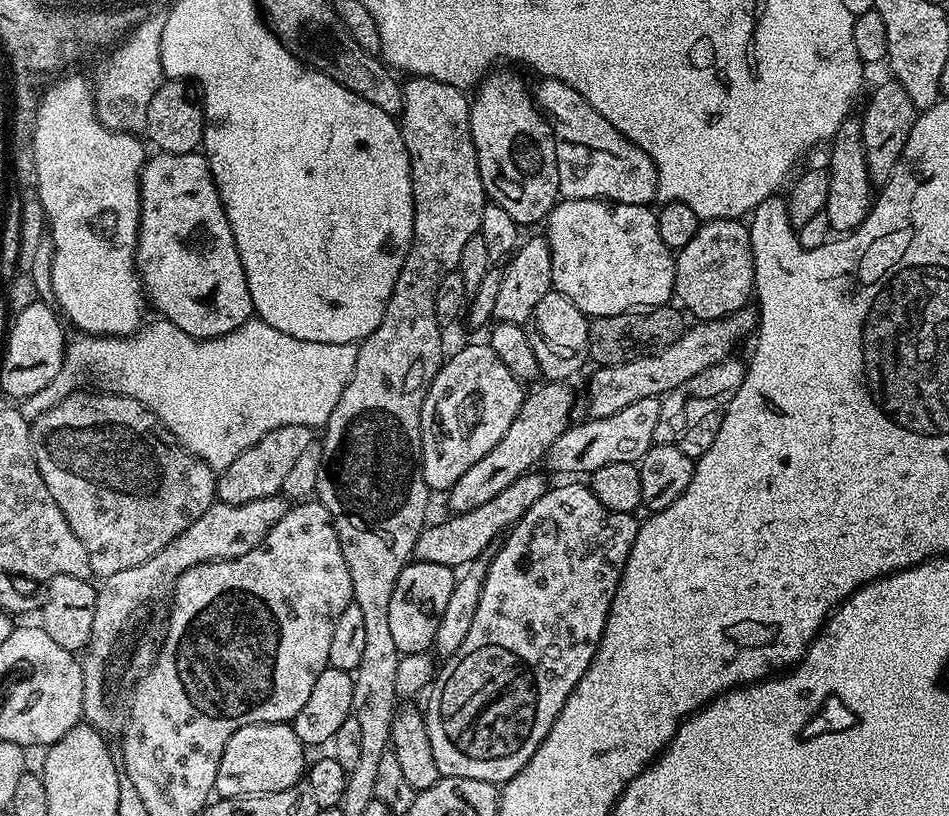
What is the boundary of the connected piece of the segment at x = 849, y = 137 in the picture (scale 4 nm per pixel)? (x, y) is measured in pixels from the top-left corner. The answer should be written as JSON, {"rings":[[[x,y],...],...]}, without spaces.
{"rings":[[[856,118],[844,120],[840,129],[832,137],[830,147],[832,147],[832,153],[826,161],[826,167],[831,172],[829,196],[826,198],[823,211],[830,218],[833,233],[847,234],[853,232],[867,218],[874,199],[874,185],[868,176],[860,120]]]}

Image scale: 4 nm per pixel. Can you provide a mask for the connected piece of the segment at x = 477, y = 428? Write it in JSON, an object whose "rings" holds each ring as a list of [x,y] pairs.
{"rings":[[[487,343],[468,344],[449,355],[428,387],[420,415],[420,469],[429,490],[447,490],[510,430],[526,388]]]}

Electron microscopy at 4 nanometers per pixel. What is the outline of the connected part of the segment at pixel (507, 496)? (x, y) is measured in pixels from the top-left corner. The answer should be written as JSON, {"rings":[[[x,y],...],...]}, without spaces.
{"rings":[[[527,472],[522,478],[510,482],[510,486],[502,490],[502,494],[490,498],[490,502],[482,502],[482,506],[474,506],[474,510],[449,515],[449,520],[444,520],[441,524],[429,523],[422,530],[422,534],[418,534],[418,542],[414,542],[413,557],[453,570],[463,569],[472,561],[481,559],[485,555],[484,550],[488,547],[491,549],[501,539],[502,534],[507,533],[513,524],[517,524],[522,514],[526,514],[526,510],[530,510],[530,506],[534,506],[534,502],[538,502],[538,498],[548,492],[549,477],[541,472]]]}

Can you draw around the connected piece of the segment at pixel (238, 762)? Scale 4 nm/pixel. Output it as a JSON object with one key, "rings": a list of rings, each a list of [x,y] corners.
{"rings":[[[291,723],[242,726],[242,730],[235,732],[230,742],[226,742],[226,750],[222,750],[215,795],[220,798],[257,796],[299,784],[306,772],[304,752],[306,745],[300,741]]]}

